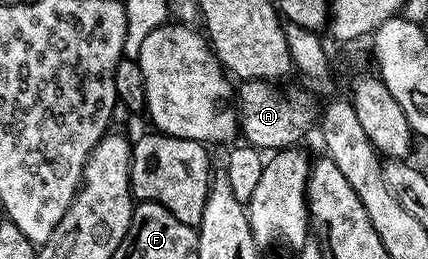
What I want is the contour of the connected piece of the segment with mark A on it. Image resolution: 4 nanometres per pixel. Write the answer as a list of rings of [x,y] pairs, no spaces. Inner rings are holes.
[[[246,80],[239,85],[240,89],[235,89],[234,92],[234,107],[238,117],[238,132],[239,135],[247,143],[259,150],[283,150],[299,145],[300,139],[307,134],[308,131],[313,131],[314,125],[318,120],[318,104],[316,108],[317,97],[313,95],[307,87],[304,88],[288,88],[285,92],[279,92],[279,87],[273,86],[266,80]]]

